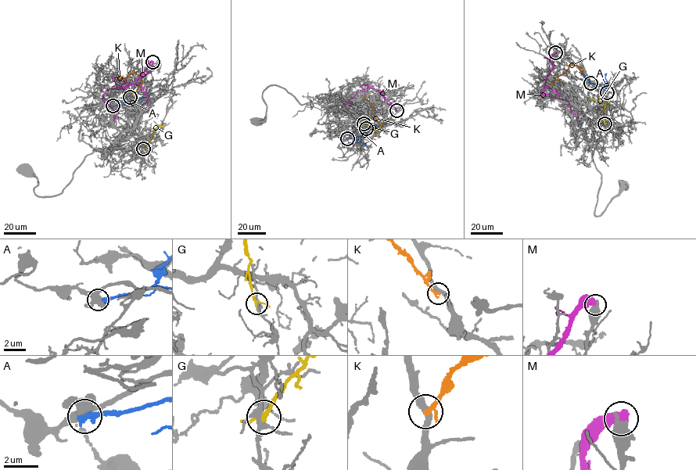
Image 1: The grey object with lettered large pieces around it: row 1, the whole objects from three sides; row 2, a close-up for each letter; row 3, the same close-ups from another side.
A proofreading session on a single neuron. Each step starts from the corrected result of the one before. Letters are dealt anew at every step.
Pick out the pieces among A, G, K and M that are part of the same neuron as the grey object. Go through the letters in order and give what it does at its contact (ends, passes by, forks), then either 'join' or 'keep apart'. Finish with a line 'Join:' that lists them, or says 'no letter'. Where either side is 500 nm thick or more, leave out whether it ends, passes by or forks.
A: it ends | keep apart
G: it passes by | keep apart
K: it passes by | keep apart
M: keep apart
Join: no letter

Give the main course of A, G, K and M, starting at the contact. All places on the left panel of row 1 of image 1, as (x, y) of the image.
A: (113, 105), (127, 104), (152, 92)
G: (144, 148), (157, 127), (163, 126)
K: (130, 97), (140, 85), (141, 78), (134, 71), (130, 77), (119, 77)
M: (152, 62), (135, 83), (122, 88), (105, 91), (105, 102), (115, 113), (114, 121)

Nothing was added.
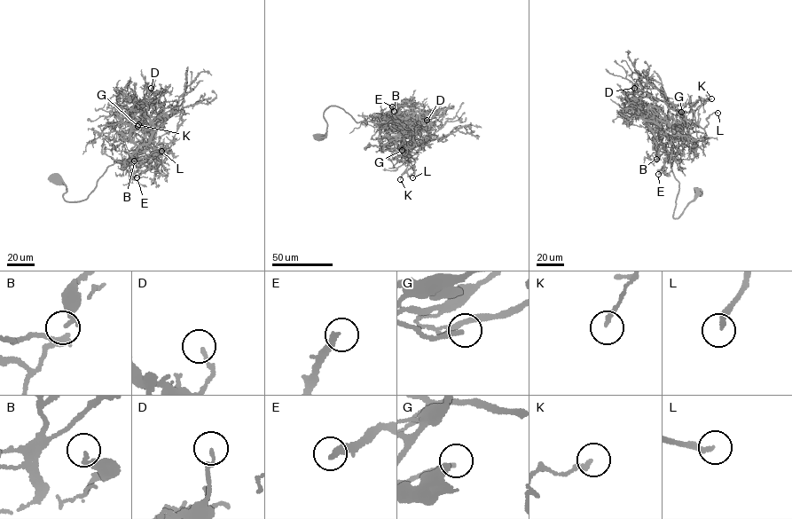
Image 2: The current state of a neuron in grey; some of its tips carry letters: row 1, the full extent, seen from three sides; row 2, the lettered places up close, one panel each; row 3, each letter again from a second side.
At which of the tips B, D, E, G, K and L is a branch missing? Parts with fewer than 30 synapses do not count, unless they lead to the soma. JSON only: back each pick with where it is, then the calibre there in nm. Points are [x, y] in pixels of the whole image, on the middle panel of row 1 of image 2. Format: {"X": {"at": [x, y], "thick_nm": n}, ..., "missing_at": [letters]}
{"D": {"at": [427, 120], "thick_nm": 120}, "E": {"at": [392, 106], "thick_nm": 240}, "L": {"at": [412, 177], "thick_nm": 240}, "missing_at": ["D", "E", "L"]}

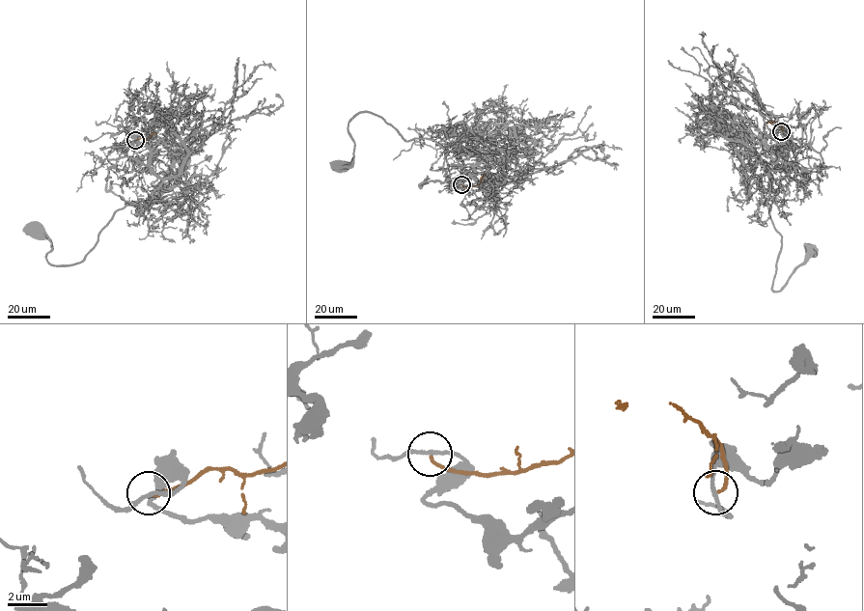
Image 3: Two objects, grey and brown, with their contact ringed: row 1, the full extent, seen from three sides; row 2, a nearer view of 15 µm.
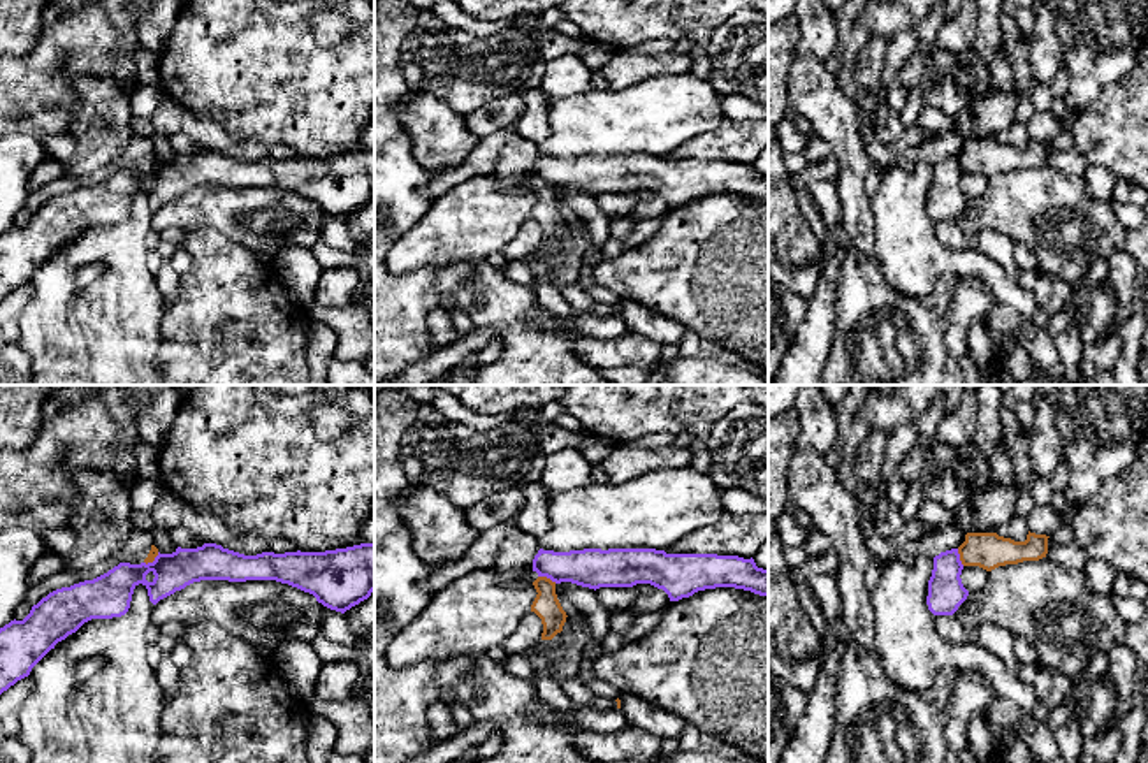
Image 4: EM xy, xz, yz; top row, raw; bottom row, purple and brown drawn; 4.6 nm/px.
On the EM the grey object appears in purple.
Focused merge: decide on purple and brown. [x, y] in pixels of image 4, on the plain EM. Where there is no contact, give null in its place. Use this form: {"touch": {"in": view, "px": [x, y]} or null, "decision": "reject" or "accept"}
{"touch": {"in": "xz", "px": [547, 183]}, "decision": "reject"}

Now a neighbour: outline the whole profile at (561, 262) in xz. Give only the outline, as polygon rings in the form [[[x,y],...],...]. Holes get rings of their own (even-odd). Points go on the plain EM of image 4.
[[[568,222],[561,239],[552,246],[538,248],[534,258],[527,262],[533,274],[533,290],[541,276],[547,276],[557,288],[577,283],[585,250],[584,225]]]

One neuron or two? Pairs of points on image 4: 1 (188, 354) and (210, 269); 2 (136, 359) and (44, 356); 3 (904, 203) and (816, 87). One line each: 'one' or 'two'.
1: one
2: one
3: two

